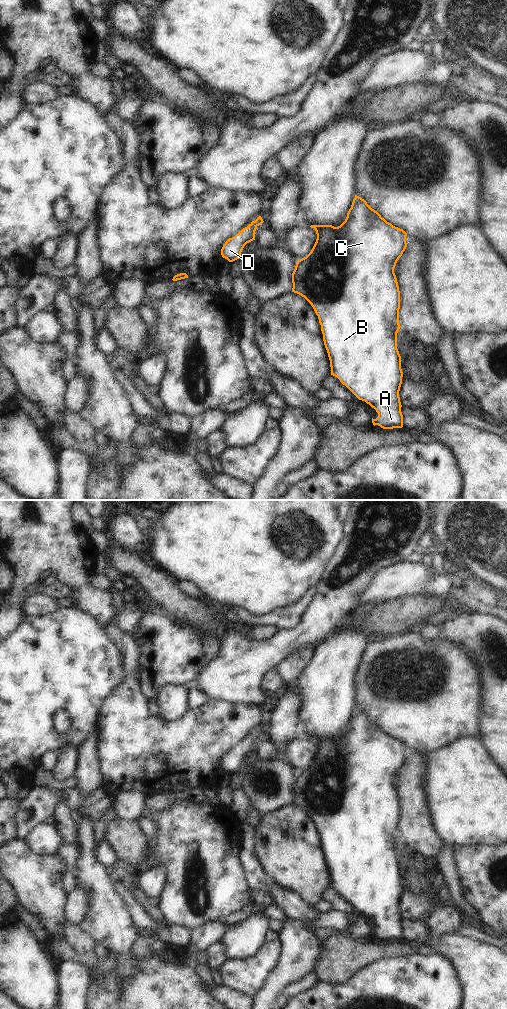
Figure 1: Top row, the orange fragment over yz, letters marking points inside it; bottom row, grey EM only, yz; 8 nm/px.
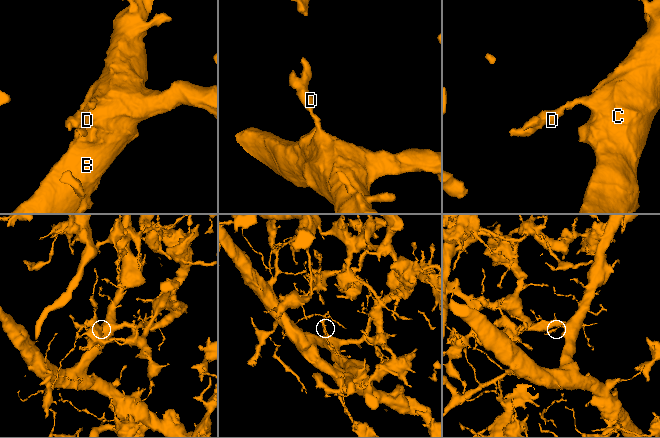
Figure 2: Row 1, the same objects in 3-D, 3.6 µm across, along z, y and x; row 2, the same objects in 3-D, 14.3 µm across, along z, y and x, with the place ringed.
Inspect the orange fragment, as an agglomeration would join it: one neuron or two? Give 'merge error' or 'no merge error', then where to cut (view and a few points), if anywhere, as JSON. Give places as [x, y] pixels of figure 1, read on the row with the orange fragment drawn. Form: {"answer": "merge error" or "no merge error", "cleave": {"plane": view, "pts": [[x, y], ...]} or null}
{"answer": "no merge error", "cleave": null}

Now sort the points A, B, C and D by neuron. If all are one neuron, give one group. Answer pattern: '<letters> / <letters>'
A B C D

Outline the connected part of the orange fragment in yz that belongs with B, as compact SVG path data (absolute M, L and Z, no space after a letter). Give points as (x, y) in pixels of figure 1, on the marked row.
M355 195L355 198L353 199L345 221L340 226L311 225L310 227L315 229L317 239L311 252L296 263L295 269L292 273L292 292L304 297L311 304L318 316L324 345L330 360L331 375L337 377L359 400L365 401L376 410L378 417L376 419L372 418L374 426L378 425L383 429L402 428L403 415L401 412L402 405L400 402L399 391L402 384L403 372L401 369L401 356L397 349L397 333L401 328L399 324L400 291L394 268L407 247L407 233L403 229L395 227L387 222L377 211L372 209L364 199L357 195Z

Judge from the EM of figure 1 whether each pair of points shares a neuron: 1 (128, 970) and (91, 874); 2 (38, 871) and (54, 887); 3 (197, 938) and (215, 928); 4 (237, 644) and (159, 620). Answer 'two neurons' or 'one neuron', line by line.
1: one neuron
2: one neuron
3: one neuron
4: two neurons

